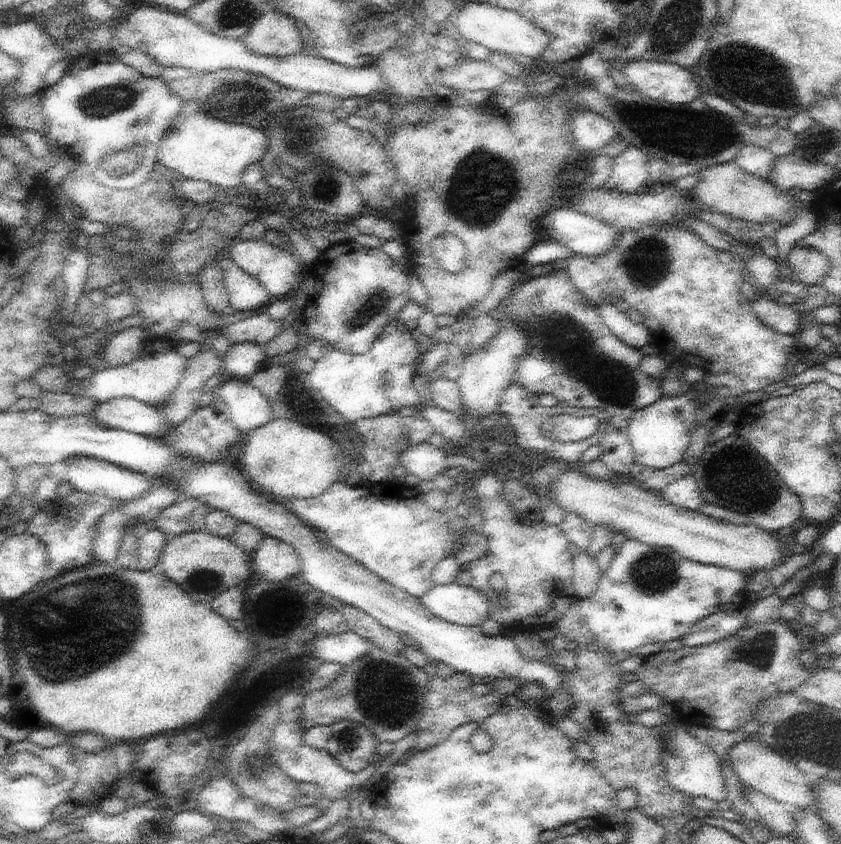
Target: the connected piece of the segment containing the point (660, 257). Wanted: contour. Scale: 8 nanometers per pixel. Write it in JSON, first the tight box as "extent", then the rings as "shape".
{"extent":[566,222,798,392],"shape":[[[676,222],[669,225],[653,224],[640,230],[626,229],[621,230],[616,237],[614,244],[604,253],[598,256],[588,256],[583,254],[574,255],[566,268],[569,271],[572,282],[575,287],[589,300],[590,303],[602,305],[608,296],[616,296],[616,298],[625,300],[630,306],[645,318],[644,324],[650,332],[652,343],[656,344],[662,352],[662,356],[668,358],[670,362],[684,364],[686,367],[696,367],[704,370],[706,374],[712,373],[727,373],[735,372],[741,379],[738,392],[750,392],[757,390],[769,391],[773,387],[784,384],[784,380],[788,378],[786,372],[786,363],[792,358],[793,352],[798,344],[797,336],[787,335],[778,332],[776,329],[770,328],[760,317],[754,312],[752,303],[740,291],[740,285],[748,279],[745,260],[739,254],[732,254],[728,251],[715,249],[713,246],[708,246],[702,238],[698,236],[692,229],[689,229],[684,223]]]}

